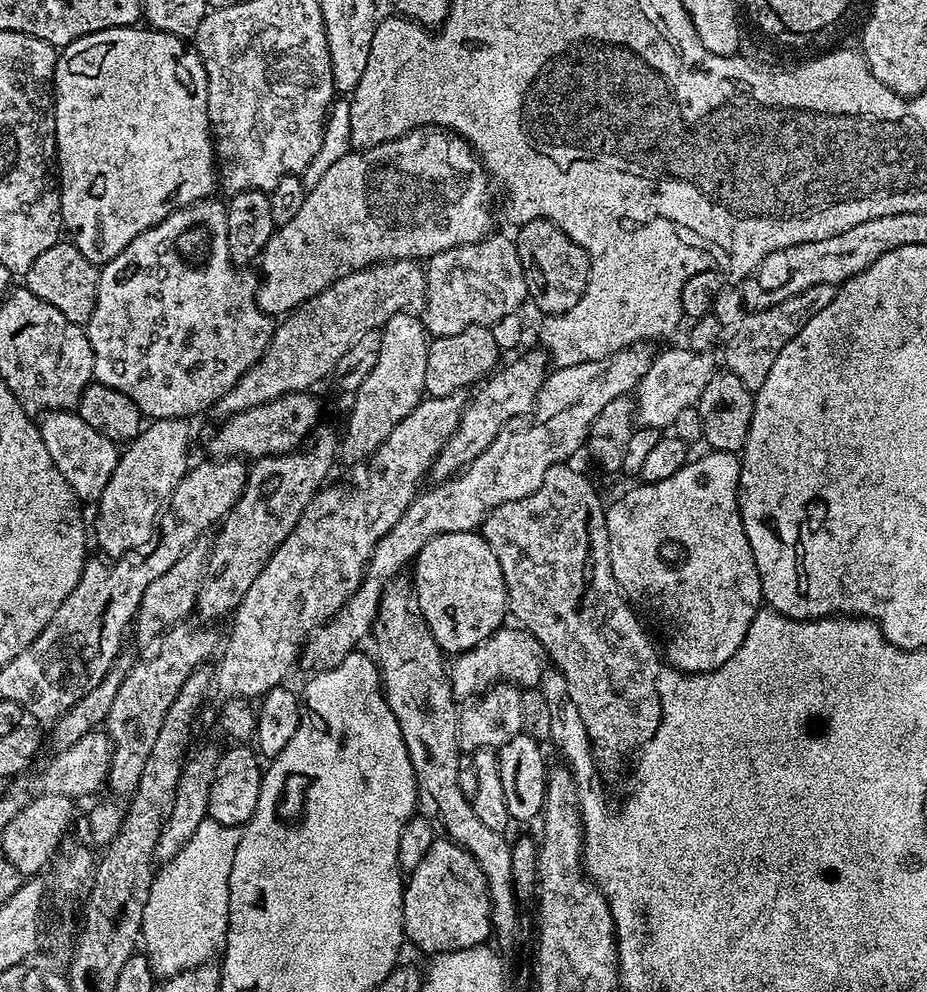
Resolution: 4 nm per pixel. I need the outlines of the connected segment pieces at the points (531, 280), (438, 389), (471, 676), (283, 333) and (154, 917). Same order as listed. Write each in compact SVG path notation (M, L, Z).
M527 220L525 224L519 225L517 232L520 233L514 236L516 253L522 262L528 300L536 303L540 314L549 316L561 316L578 306L578 298L582 298L588 285L588 273L592 270L588 251L548 220Z
M475 324L462 330L462 334L437 336L429 343L426 354L425 393L429 397L454 396L463 393L465 391L463 388L476 383L479 385L481 381L497 371L501 363L500 359L502 360L502 353L498 342L494 342L491 327Z
M519 626L501 627L487 640L468 652L461 652L450 664L452 695L468 702L477 694L483 694L489 688L503 682L514 684L521 689L535 688L544 680L550 661L544 647L529 632Z
M414 260L381 262L370 268L361 268L341 280L334 281L329 288L322 289L317 296L313 296L303 306L287 313L275 325L272 340L268 343L268 349L262 354L262 358L233 388L222 394L222 398L213 402L211 415L216 415L217 421L223 422L242 410L250 410L250 406L277 400L279 396L291 392L311 389L313 387L311 384L318 383L323 376L331 377L335 373L336 363L342 358L342 354L346 354L346 350L350 350L350 346L354 346L354 342L359 342L365 334L383 329L384 323L394 318L394 314L419 309L426 300L427 290L428 278L425 269Z
M204 820L194 838L155 873L142 933L142 948L153 973L171 974L207 964L215 952L217 955L221 951L228 935L230 866L234 862L234 850L238 850L240 833L240 828Z

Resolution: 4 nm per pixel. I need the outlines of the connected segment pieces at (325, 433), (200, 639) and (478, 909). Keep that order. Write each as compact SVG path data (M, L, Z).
M321 427L319 431L315 433L314 441L316 440L316 445L314 445L309 452L304 452L305 450L297 450L294 452L285 452L282 456L262 456L251 461L248 470L248 481L244 487L244 493L240 495L238 502L230 511L228 511L228 515L224 517L222 523L219 525L218 531L220 531L220 533L216 536L216 542L212 546L212 553L209 551L206 556L204 579L200 581L200 593L196 599L196 612L198 613L198 616L201 616L201 618L204 619L201 621L212 622L208 620L220 620L223 616L224 619L231 617L232 613L236 611L237 606L242 602L242 598L246 598L246 590L250 590L250 585L254 583L254 578L258 578L258 574L262 574L262 570L266 566L268 558L274 554L274 550L277 546L290 534L290 530L294 530L294 526L298 522L298 518L302 518L306 506L310 506L310 502L316 497L317 492L329 483L328 475L332 472L332 459L335 458L336 451L338 453L341 451L342 440L338 435L338 432L335 432L334 429L323 428L324 427Z
M192 622L175 624L169 632L163 632L152 641L147 649L148 656L141 660L139 657L126 678L122 678L122 687L118 689L106 721L106 731L112 742L112 761L106 788L114 795L131 798L136 793L146 758L150 758L150 750L158 739L158 730L162 730L162 718L166 718L166 712L174 706L174 700L193 670L201 667L212 651L217 651L218 640L216 644L215 634L208 629L211 627L200 627L204 628L195 628Z
M437 838L430 850L426 850L426 858L418 862L415 870L407 873L404 885L404 935L409 945L421 948L427 954L473 948L493 935L488 882L476 859L461 844L454 844L447 838Z

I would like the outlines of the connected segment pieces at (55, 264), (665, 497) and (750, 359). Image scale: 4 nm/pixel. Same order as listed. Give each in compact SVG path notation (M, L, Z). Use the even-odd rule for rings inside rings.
M61 242L50 246L50 250L34 258L34 266L23 273L22 280L29 290L42 298L42 302L50 302L50 306L70 318L70 322L84 326L94 314L100 274L97 265L90 263L76 244Z
M711 450L705 451L705 456L689 459L688 463L682 466L682 470L678 470L678 474L670 474L670 478L662 478L662 482L654 482L653 484L645 484L643 482L637 483L637 488L629 490L625 496L617 498L613 504L609 503L606 508L606 515L604 521L608 527L608 553L610 554L610 566L612 567L611 579L616 580L616 584L621 588L623 595L627 597L633 605L641 606L645 604L652 612L657 612L660 615L662 623L668 627L668 656L666 652L666 660L671 667L675 668L677 672L687 672L689 674L695 674L697 672L712 672L716 668L720 668L724 663L729 660L730 657L736 653L736 651L742 646L742 642L746 638L746 634L750 630L750 622L754 622L756 613L760 611L762 607L762 601L764 595L762 594L762 582L760 581L760 575L758 574L758 566L754 562L754 554L750 550L750 538L746 538L746 530L744 529L744 522L742 520L742 514L740 513L740 469L742 467L742 460L737 453L734 452L713 452Z
M823 284L810 286L810 290L802 290L802 294L794 294L794 298L786 298L786 302L778 302L769 308L757 308L747 313L748 317L736 328L736 333L726 340L728 349L724 352L727 371L738 374L742 378L742 386L746 386L753 394L770 378L770 366L774 366L774 358L798 335L802 326L814 318L830 302L834 302L837 285Z

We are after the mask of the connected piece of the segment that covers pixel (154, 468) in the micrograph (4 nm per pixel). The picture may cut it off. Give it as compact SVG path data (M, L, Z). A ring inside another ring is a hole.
M184 418L152 420L149 428L147 425L121 451L114 474L110 474L110 482L106 482L106 490L102 490L95 505L96 544L105 552L101 552L105 557L125 556L128 552L143 549L153 539L165 504L190 467L188 439L192 432L188 424Z

